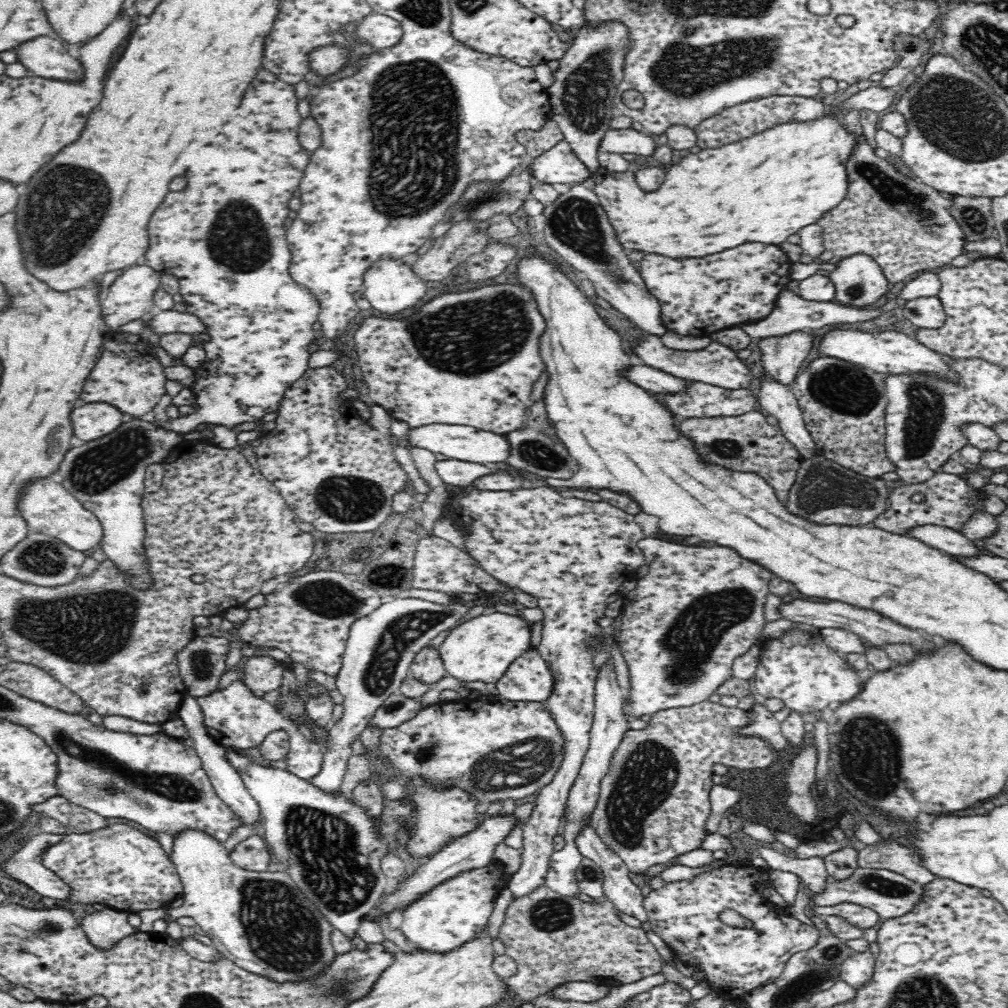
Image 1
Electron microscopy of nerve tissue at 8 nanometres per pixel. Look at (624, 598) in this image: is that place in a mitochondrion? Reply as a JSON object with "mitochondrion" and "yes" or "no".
{"mitochondrion":"no"}

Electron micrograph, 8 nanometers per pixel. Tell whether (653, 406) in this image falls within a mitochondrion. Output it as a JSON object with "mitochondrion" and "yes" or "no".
{"mitochondrion":"no"}

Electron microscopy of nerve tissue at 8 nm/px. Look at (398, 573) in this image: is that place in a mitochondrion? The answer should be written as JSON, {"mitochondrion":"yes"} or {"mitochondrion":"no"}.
{"mitochondrion":"yes"}

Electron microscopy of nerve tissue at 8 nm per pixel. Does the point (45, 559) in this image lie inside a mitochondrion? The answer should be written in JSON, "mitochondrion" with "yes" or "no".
{"mitochondrion":"yes"}

